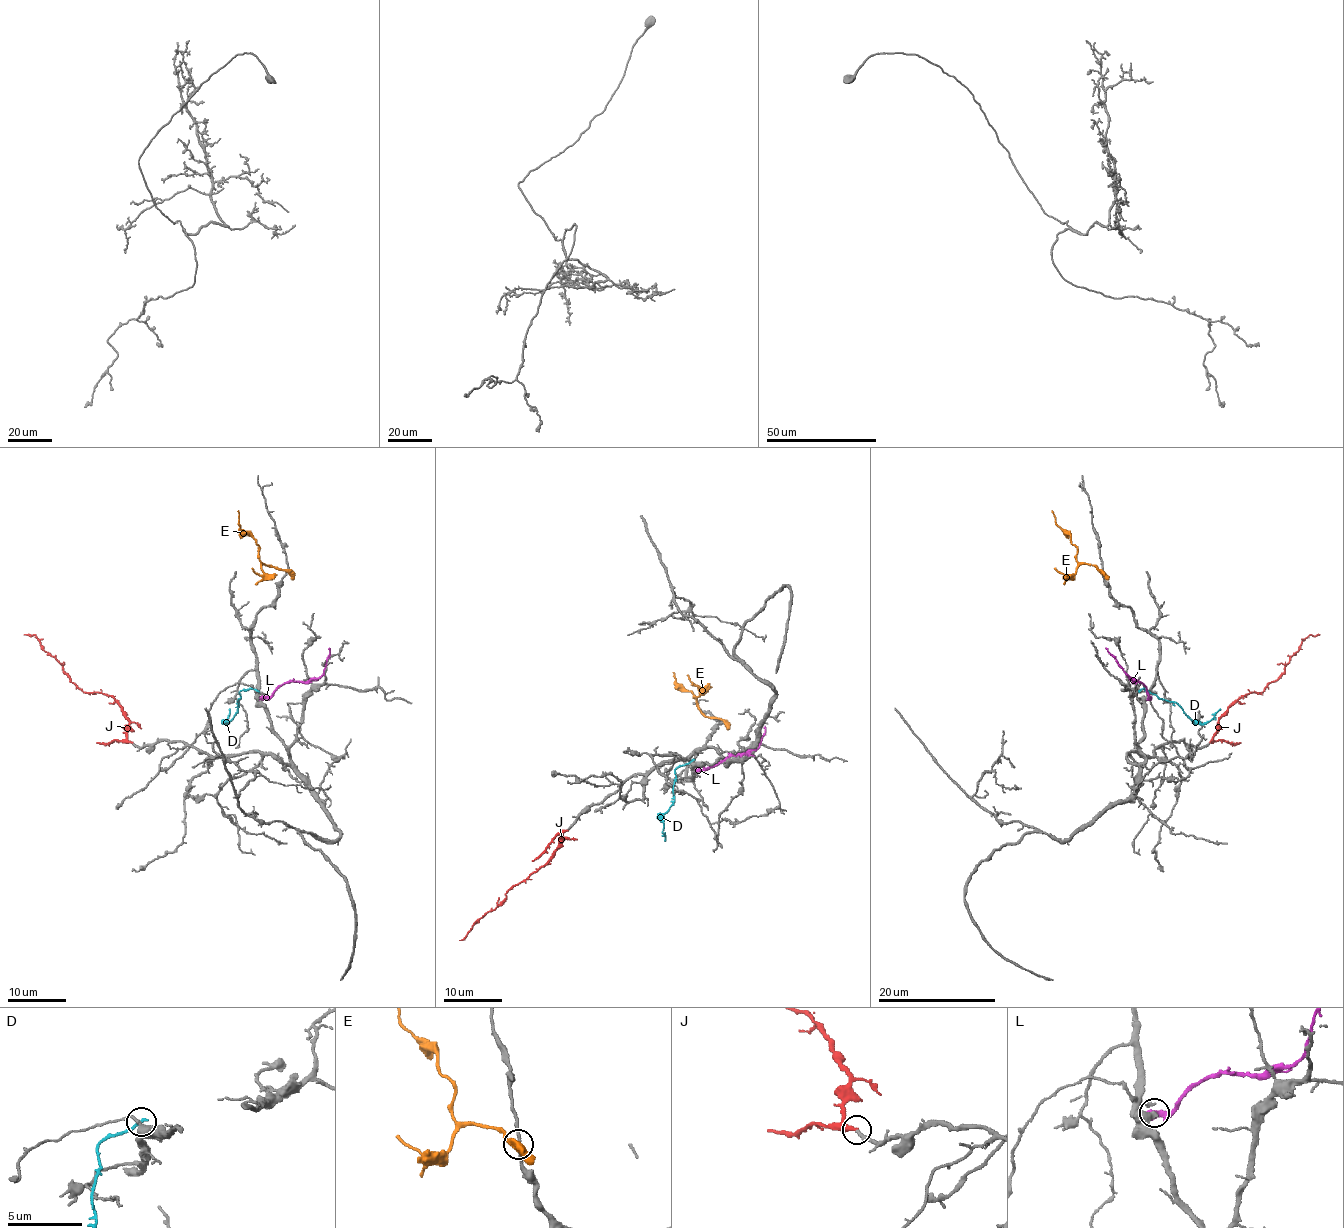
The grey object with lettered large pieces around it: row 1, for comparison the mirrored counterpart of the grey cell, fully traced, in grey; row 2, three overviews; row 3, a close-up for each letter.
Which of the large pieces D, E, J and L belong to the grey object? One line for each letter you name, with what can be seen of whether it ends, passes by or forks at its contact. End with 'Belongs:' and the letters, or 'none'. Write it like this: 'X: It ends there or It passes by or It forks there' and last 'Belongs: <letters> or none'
J: It ends there
Belongs: J

